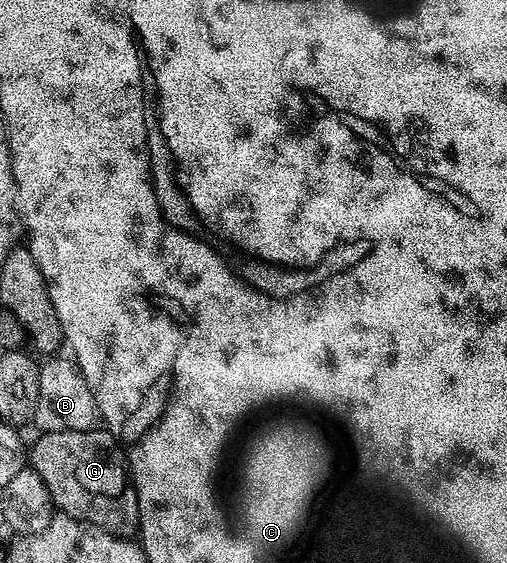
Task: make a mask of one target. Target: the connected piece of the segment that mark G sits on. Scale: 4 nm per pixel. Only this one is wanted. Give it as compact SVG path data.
M52 431L39 434L37 437L39 439L35 441L34 447L32 443L29 448L28 463L43 478L51 493L51 500L61 514L119 537L130 537L138 531L138 494L130 477L125 450L109 431Z

